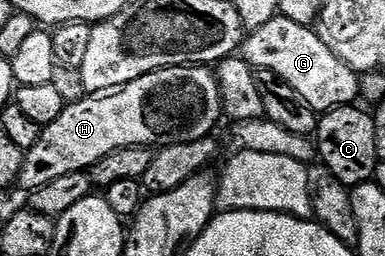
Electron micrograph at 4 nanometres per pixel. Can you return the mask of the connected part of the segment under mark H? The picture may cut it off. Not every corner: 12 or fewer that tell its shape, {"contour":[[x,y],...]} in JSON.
{"contour":[[169,66],[66,105],[25,151],[44,188],[223,121],[218,76]]}

